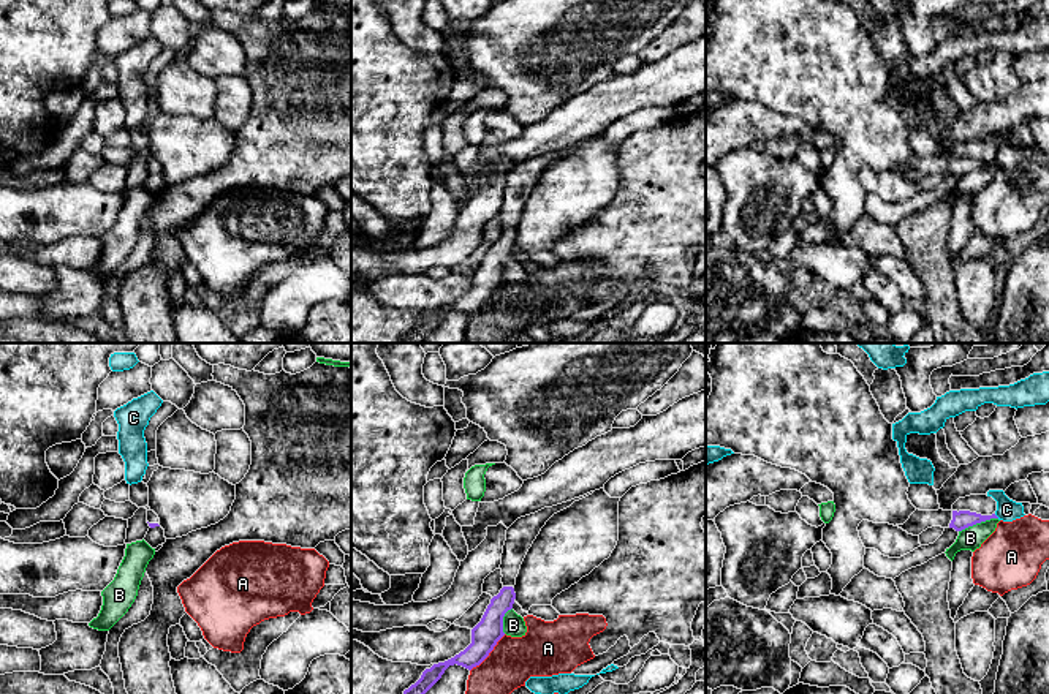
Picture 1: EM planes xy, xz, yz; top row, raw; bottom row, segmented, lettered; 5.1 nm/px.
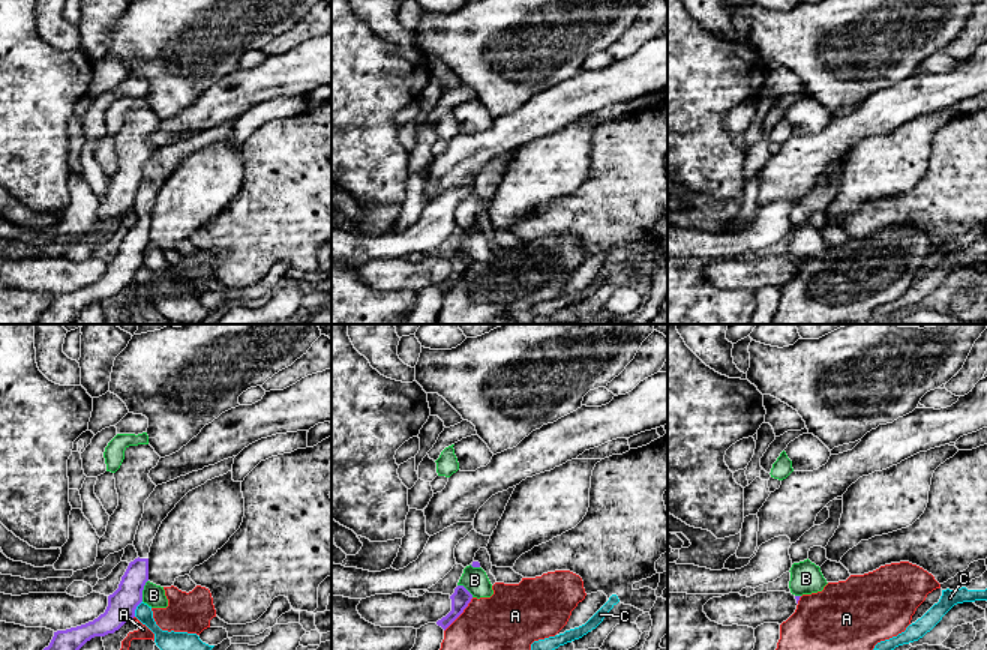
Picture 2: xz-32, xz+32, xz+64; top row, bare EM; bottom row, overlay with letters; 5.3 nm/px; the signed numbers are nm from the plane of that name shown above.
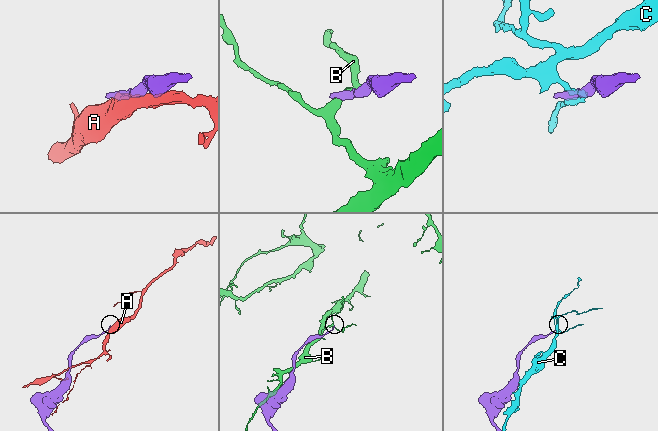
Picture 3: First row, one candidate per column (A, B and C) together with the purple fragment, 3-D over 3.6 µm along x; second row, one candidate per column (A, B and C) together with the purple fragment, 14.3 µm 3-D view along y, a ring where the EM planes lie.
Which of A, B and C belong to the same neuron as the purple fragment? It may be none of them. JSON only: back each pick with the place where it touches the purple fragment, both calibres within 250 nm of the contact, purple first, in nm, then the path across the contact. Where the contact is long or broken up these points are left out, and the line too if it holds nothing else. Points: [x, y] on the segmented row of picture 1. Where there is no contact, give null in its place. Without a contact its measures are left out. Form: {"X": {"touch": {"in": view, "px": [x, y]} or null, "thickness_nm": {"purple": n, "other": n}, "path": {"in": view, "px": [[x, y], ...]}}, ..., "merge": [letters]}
{"merge": []}

